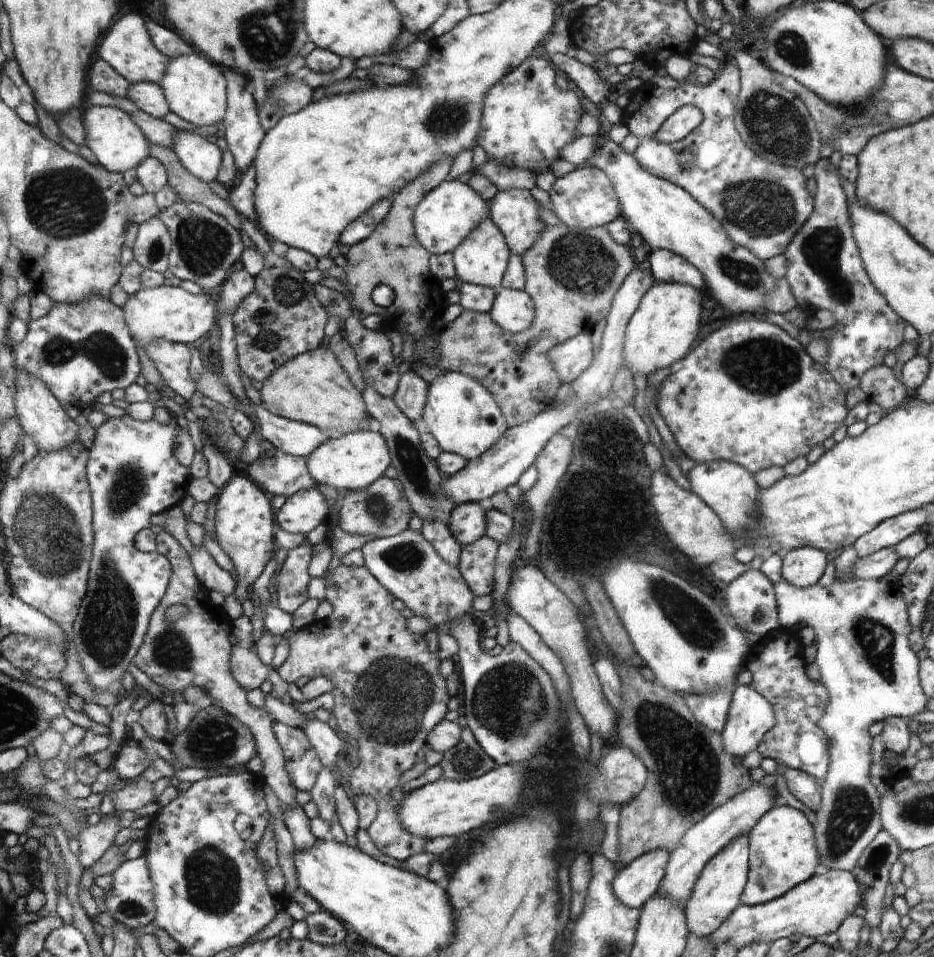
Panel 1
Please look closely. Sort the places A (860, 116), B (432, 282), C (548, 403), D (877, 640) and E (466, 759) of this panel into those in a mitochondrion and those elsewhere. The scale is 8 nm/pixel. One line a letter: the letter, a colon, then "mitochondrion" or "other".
A: mitochondrion
B: other
C: other
D: mitochondrion
E: mitochondrion

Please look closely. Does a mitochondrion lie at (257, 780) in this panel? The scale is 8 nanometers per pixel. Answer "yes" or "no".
no

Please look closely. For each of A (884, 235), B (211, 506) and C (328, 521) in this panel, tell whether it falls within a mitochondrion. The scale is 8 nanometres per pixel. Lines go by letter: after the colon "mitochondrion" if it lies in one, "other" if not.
A: other
B: other
C: other

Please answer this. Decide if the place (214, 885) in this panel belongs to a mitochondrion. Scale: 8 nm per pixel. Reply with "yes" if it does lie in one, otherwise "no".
yes

